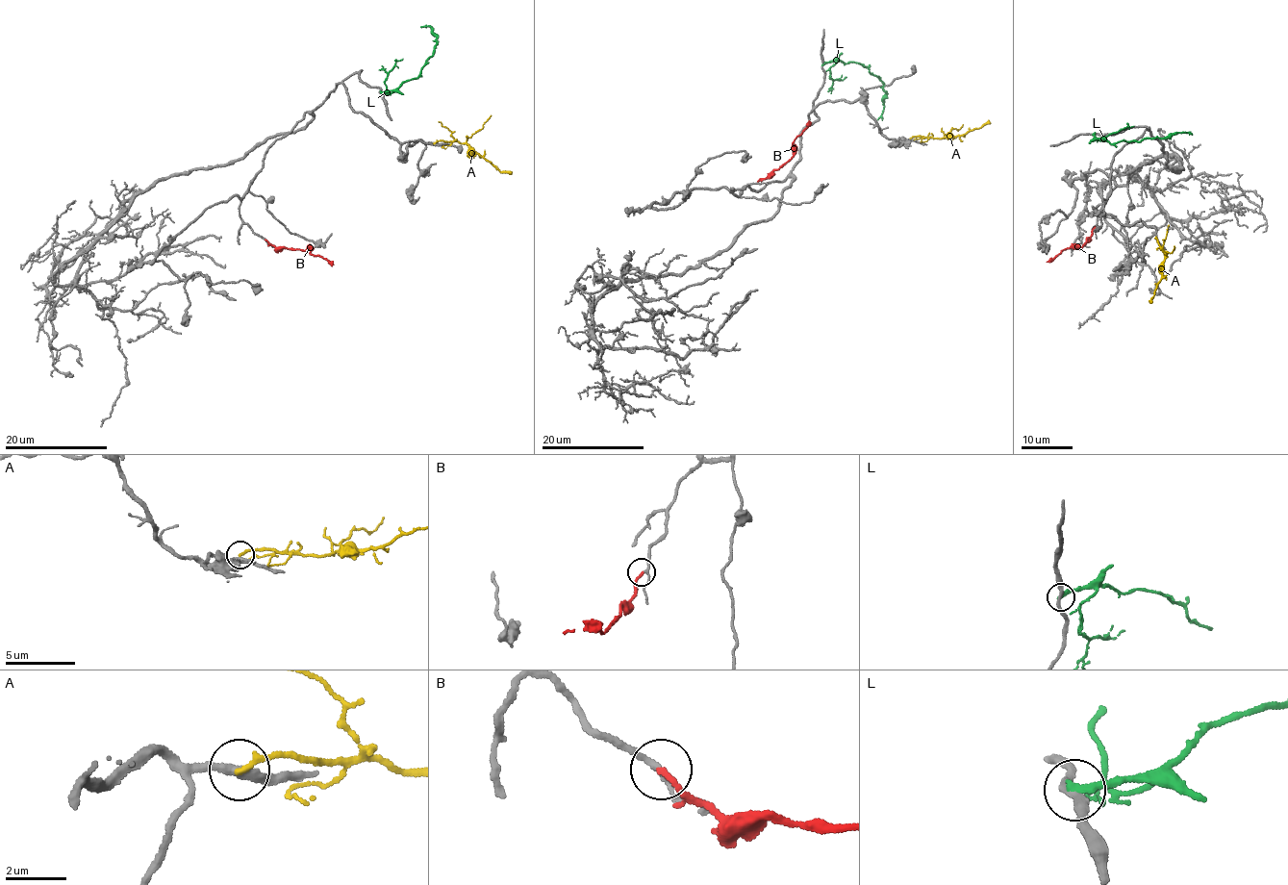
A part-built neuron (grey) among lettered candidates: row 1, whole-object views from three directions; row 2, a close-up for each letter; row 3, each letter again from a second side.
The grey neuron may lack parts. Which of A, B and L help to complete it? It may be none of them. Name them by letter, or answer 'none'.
B

